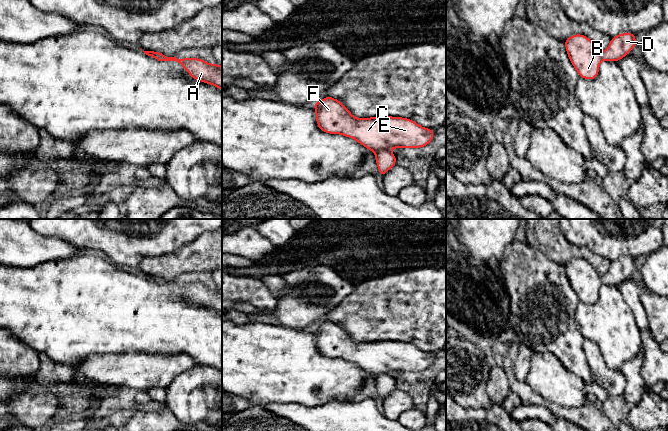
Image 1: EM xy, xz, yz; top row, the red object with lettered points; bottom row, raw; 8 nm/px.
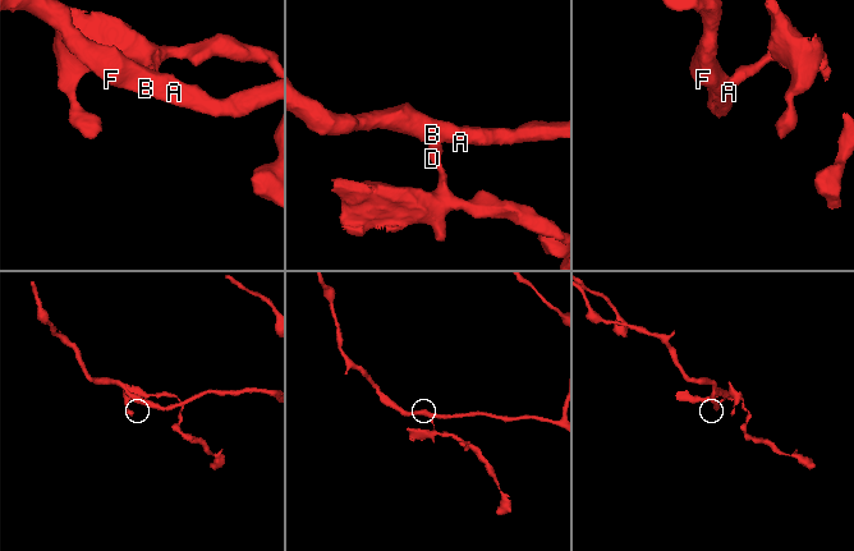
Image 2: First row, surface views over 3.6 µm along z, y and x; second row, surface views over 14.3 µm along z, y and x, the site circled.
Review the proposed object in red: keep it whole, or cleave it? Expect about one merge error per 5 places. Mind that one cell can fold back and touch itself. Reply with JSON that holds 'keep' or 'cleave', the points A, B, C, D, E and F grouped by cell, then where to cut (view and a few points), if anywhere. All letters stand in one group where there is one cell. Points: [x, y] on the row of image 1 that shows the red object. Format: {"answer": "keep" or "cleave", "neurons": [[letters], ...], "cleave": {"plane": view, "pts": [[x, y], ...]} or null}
{"answer": "cleave", "neurons": [["A", "B", "C", "E", "F"], ["D"]], "cleave": {"plane": "xz", "pts": [[387, 149], [375, 152]]}}

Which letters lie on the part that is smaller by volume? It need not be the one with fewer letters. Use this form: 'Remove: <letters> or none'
Remove: D

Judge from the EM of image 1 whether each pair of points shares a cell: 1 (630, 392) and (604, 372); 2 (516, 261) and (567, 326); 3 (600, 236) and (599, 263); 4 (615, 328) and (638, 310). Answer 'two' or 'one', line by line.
1: two
2: one
3: two
4: two

